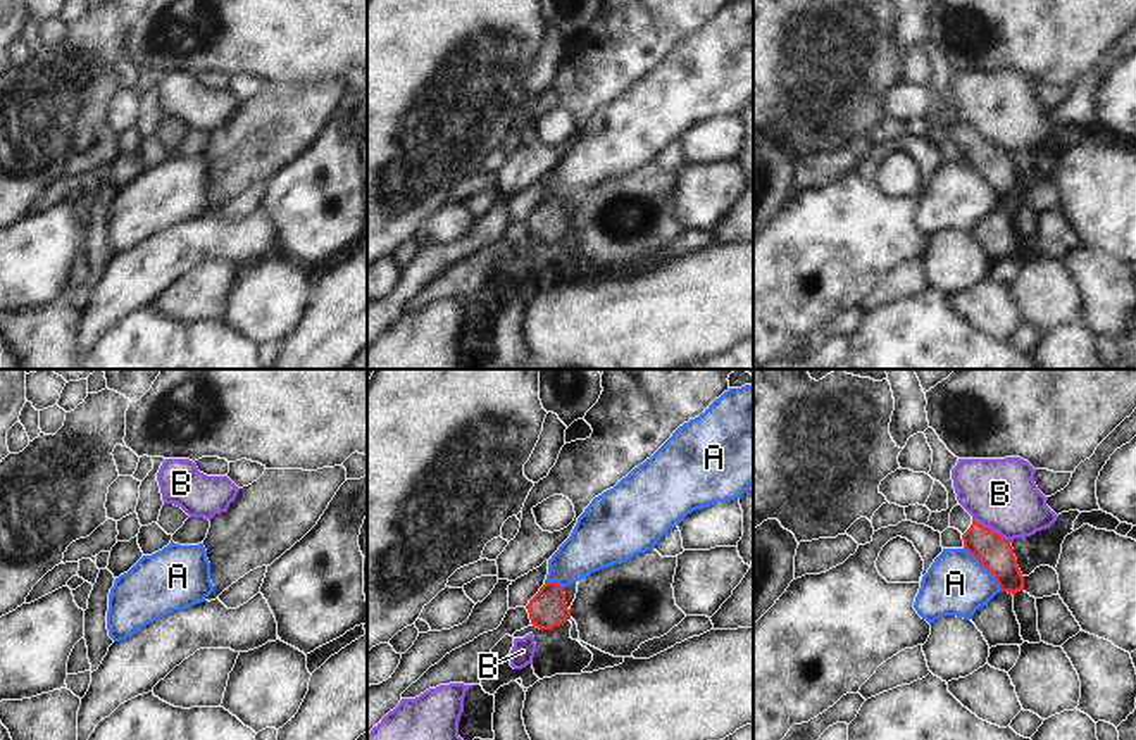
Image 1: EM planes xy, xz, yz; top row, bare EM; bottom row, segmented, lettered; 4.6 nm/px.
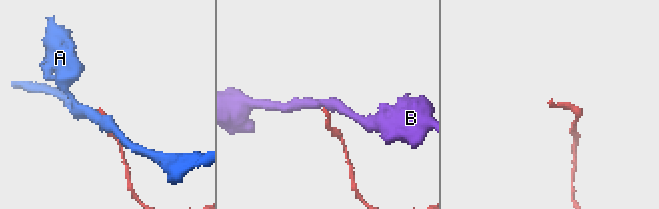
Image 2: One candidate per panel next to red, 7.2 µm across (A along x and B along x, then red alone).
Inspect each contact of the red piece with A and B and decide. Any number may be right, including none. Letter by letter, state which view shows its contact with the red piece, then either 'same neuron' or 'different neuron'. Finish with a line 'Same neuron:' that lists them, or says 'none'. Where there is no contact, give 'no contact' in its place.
A: meets red in yz; different neuron
B: meets red in yz; different neuron
Same neuron: none

